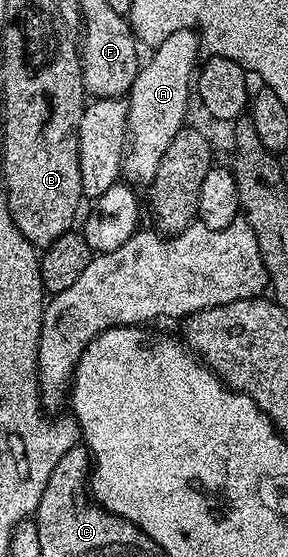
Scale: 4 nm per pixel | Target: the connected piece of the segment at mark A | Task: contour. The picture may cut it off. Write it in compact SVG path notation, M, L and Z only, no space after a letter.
M179 30L170 36L166 36L166 40L162 40L162 44L155 47L151 54L152 59L149 62L145 61L136 71L134 84L128 89L126 95L128 135L122 163L122 174L132 184L137 184L136 182L147 183L152 179L154 172L158 170L158 163L162 160L166 148L170 148L170 140L174 140L174 136L178 136L178 132L185 129L184 117L188 114L188 94L190 98L190 91L194 86L194 71L198 66L196 57L202 54L202 47L196 30Z

